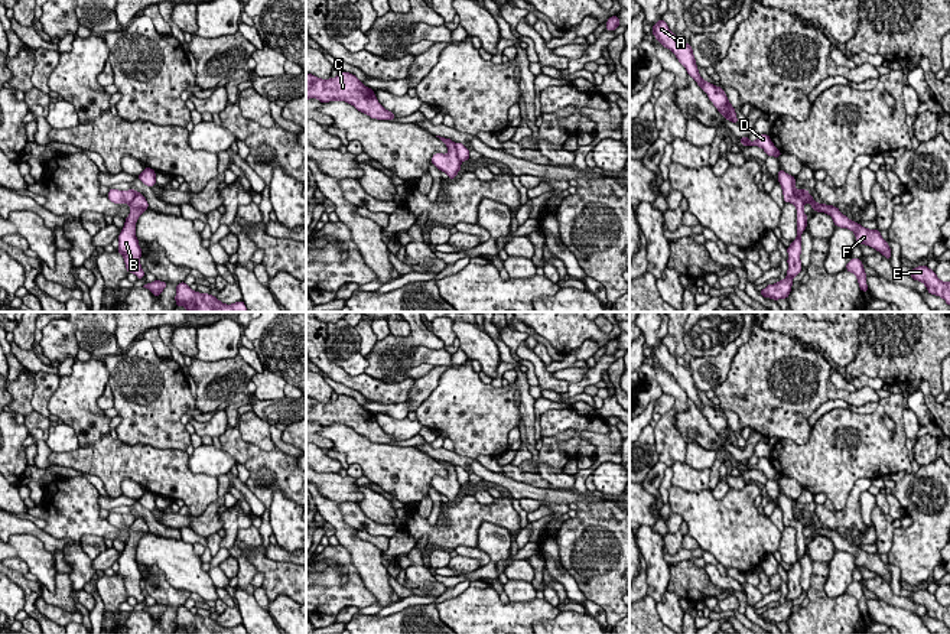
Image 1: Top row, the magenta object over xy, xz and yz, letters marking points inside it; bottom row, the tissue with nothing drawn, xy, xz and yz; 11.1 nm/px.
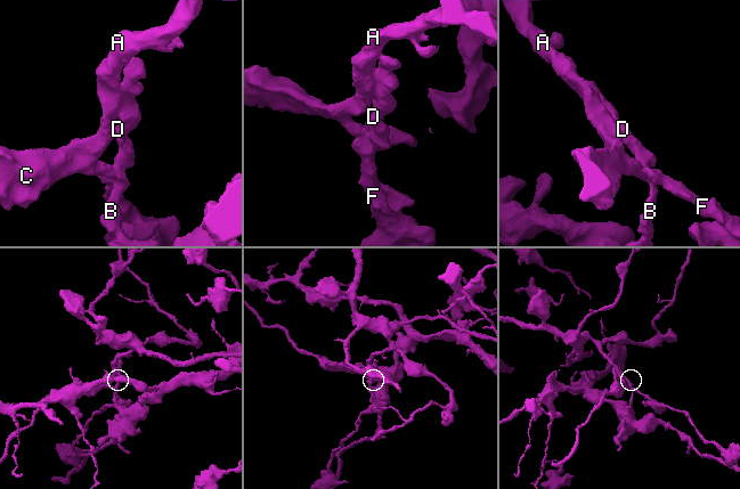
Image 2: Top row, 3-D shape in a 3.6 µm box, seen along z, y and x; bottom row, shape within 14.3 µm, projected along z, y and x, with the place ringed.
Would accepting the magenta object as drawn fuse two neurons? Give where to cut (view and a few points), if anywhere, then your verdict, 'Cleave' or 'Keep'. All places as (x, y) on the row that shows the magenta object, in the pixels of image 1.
Split along xz (454, 143), (455, 153), (461, 161). Cleave

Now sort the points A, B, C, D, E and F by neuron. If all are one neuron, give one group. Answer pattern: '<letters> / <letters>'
A C E F / B D

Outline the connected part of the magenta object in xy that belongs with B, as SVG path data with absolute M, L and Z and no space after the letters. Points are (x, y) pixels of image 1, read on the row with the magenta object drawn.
M136 192L134 199L130 202L130 215L126 218L126 224L118 235L117 251L123 254L126 269L128 273L134 273L137 279L144 277L144 272L140 266L141 248L136 238L136 222L137 218L149 208L149 204L143 194Z

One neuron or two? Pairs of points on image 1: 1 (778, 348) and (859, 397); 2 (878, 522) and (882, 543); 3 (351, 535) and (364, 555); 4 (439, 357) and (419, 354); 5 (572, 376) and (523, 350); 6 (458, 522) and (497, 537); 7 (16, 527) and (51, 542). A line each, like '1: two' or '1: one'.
1: one
2: one
3: one
4: one
5: two
6: two
7: one

